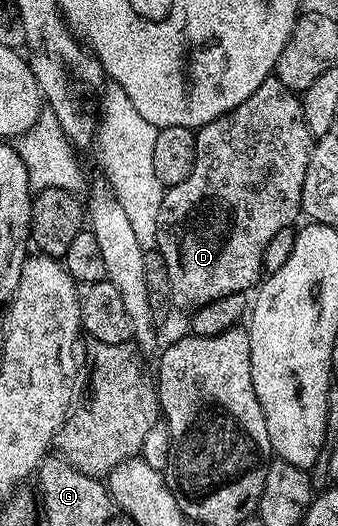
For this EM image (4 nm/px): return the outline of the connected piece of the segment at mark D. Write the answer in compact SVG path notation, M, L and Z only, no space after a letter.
M275 76L266 79L258 88L258 92L254 92L254 96L242 100L242 104L238 104L238 108L218 116L218 120L214 120L210 124L201 126L199 130L195 131L195 136L194 172L190 172L190 176L186 176L186 180L182 180L182 184L165 189L162 208L158 212L158 240L156 241L156 249L166 260L166 268L170 272L172 305L179 309L181 306L185 312L197 310L200 306L220 300L222 296L230 296L234 292L251 291L261 281L262 275L265 273L264 253L266 246L270 244L270 240L274 240L275 234L283 226L292 226L295 223L295 218L301 217L302 184L306 180L306 168L310 164L314 145L312 133L308 131L308 125L304 119L304 104L301 95L297 91L286 88L286 84L282 84L282 80L278 80Z

